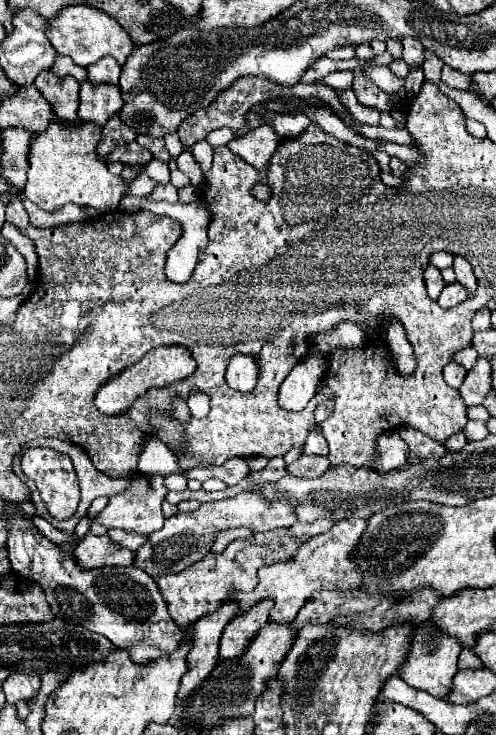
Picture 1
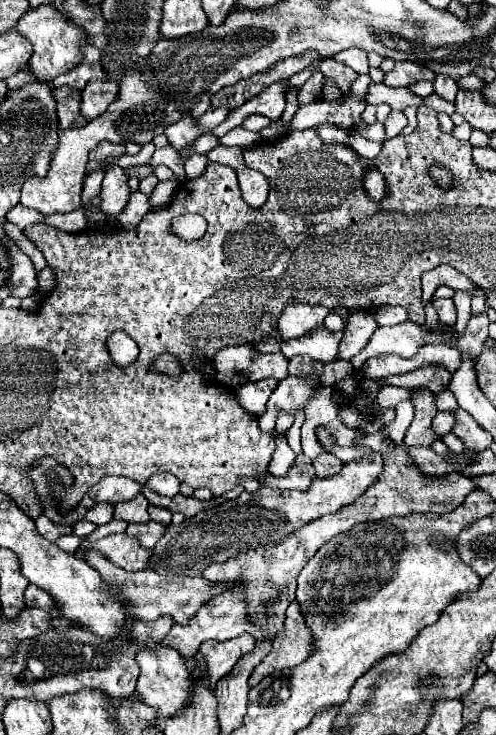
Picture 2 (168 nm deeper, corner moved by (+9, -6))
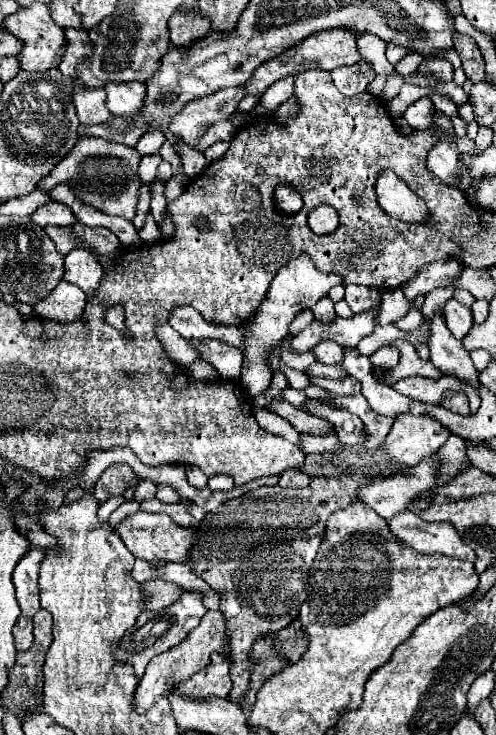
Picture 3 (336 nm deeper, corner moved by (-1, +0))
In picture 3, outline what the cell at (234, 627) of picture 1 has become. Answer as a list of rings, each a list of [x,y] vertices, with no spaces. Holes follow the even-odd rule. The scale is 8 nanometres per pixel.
[[[215,653],[211,655],[211,663],[203,671],[195,673],[191,679],[183,681],[175,693],[191,699],[207,699],[207,697],[225,699],[233,685],[229,677],[229,667],[231,663],[225,661],[221,653]]]

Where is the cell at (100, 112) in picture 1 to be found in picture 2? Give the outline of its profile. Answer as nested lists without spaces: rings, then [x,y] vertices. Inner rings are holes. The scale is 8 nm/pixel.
[[[89,81],[89,85],[81,91],[81,115],[91,121],[105,113],[113,97],[117,95],[119,85],[115,81]]]

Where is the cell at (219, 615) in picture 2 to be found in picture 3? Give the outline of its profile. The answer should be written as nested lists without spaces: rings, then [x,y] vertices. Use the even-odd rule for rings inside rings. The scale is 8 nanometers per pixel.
[[[209,611],[199,627],[195,627],[195,631],[191,631],[191,635],[187,635],[187,639],[175,647],[171,647],[165,653],[159,653],[157,657],[153,657],[145,669],[145,675],[141,677],[141,681],[137,683],[135,689],[135,699],[133,699],[133,709],[135,713],[143,715],[151,709],[153,699],[157,699],[159,695],[167,695],[171,691],[171,687],[177,687],[181,681],[189,679],[191,675],[199,673],[205,665],[209,665],[209,659],[213,653],[223,651],[223,641],[227,639],[225,633],[225,619],[221,615],[221,611]]]

